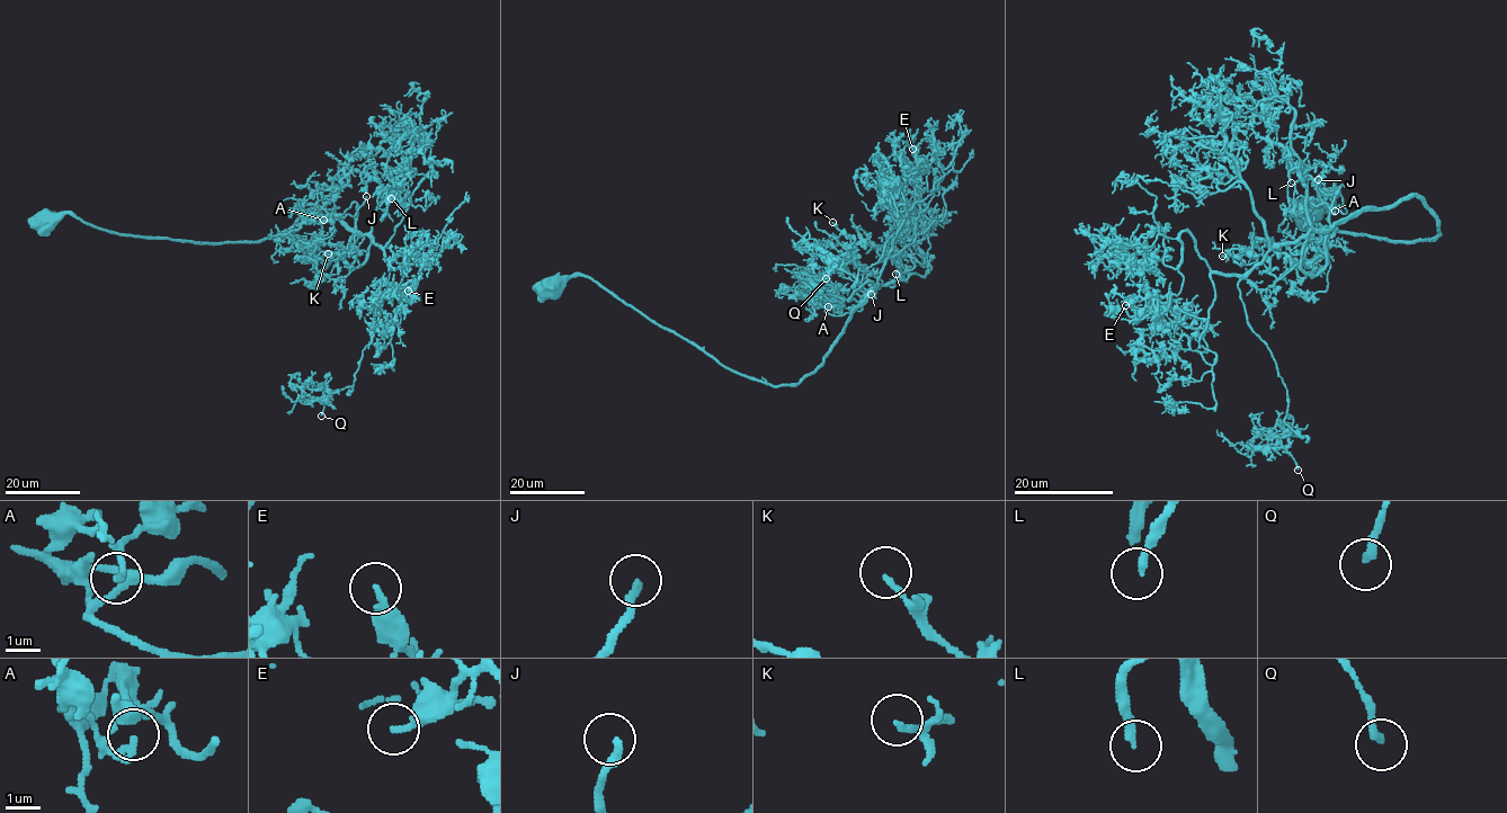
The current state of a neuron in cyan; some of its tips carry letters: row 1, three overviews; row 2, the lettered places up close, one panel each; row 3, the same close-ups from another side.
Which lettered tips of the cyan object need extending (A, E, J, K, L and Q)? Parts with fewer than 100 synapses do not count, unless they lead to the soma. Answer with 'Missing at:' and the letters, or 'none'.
Missing at: J, L

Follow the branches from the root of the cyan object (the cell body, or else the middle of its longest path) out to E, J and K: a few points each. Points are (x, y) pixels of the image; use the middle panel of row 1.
E: (547, 287), (587, 276), (722, 365), (795, 385), (934, 190), (910, 177), (912, 149)
J: (547, 287), (587, 276), (722, 365), (774, 385), (795, 385), (809, 375), (859, 298), (871, 294)
K: (547, 287), (587, 276), (722, 365), (795, 385), (865, 296), (850, 240), (832, 222)

